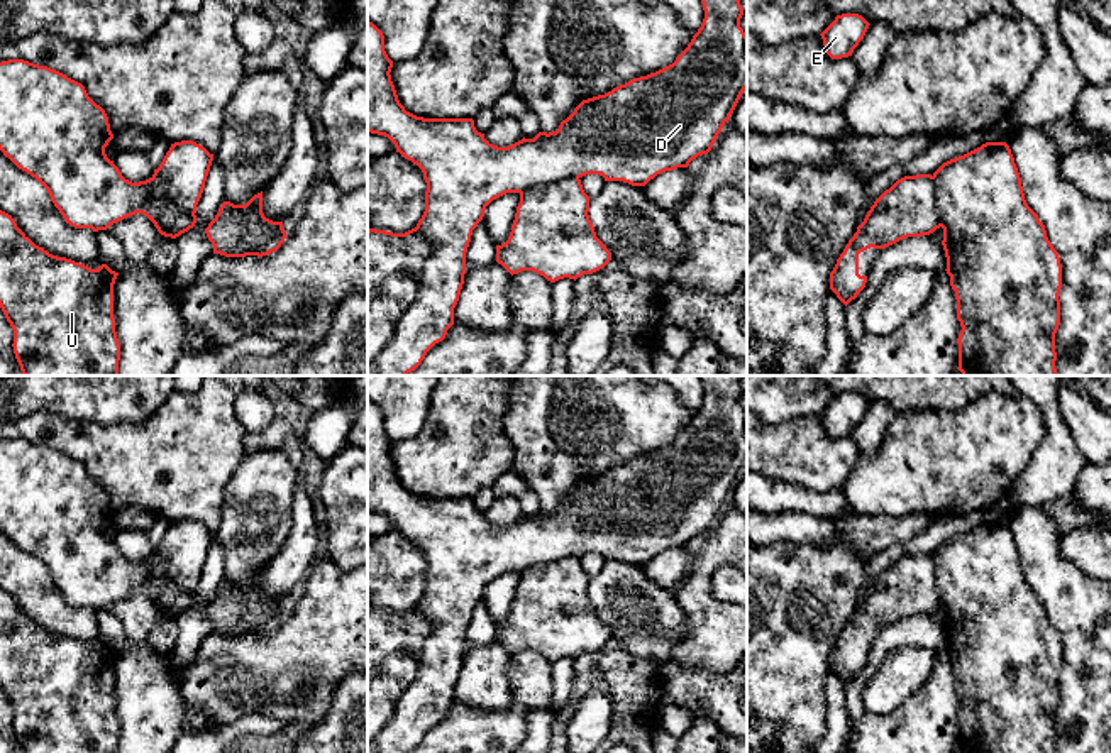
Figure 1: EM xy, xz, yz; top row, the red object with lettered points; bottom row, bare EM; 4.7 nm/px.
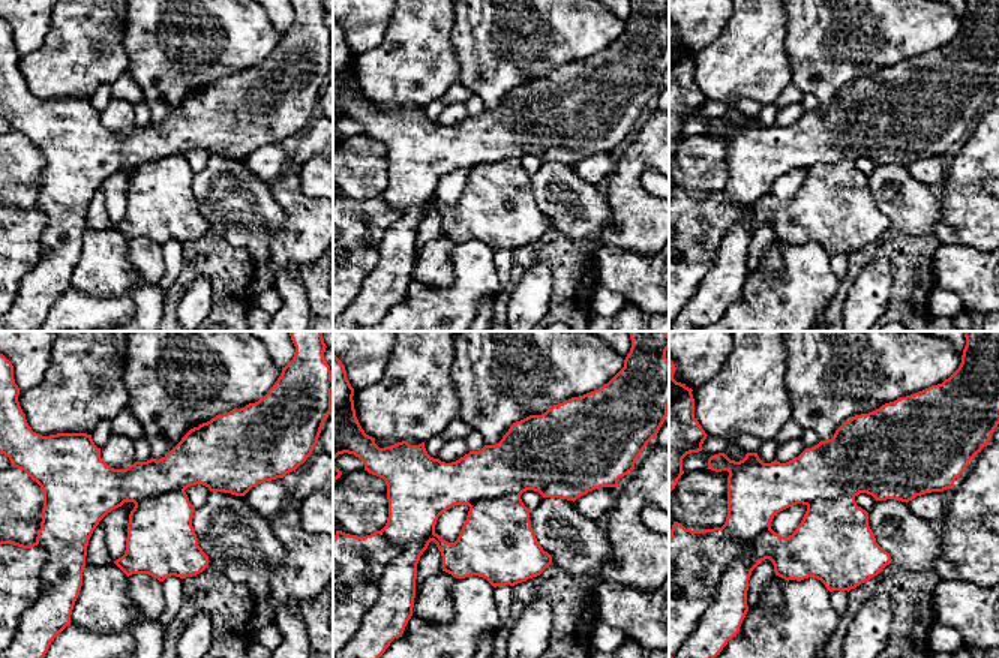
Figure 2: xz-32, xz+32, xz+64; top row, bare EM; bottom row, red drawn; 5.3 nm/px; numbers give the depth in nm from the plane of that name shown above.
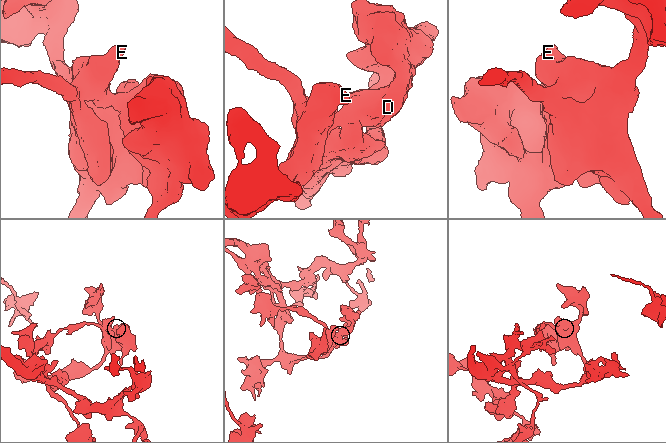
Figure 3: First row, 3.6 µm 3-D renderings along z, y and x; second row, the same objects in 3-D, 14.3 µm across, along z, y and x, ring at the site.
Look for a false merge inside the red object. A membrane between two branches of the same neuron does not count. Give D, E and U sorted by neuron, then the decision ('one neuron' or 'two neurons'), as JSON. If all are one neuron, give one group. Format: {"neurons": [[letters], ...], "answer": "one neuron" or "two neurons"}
{"neurons": [["D", "E"], ["U"]], "answer": "two neurons"}

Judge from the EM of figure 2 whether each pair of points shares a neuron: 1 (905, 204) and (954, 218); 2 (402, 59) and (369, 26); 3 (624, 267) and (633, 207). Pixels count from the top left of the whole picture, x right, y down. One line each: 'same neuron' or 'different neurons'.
1: different neurons
2: different neurons
3: different neurons

